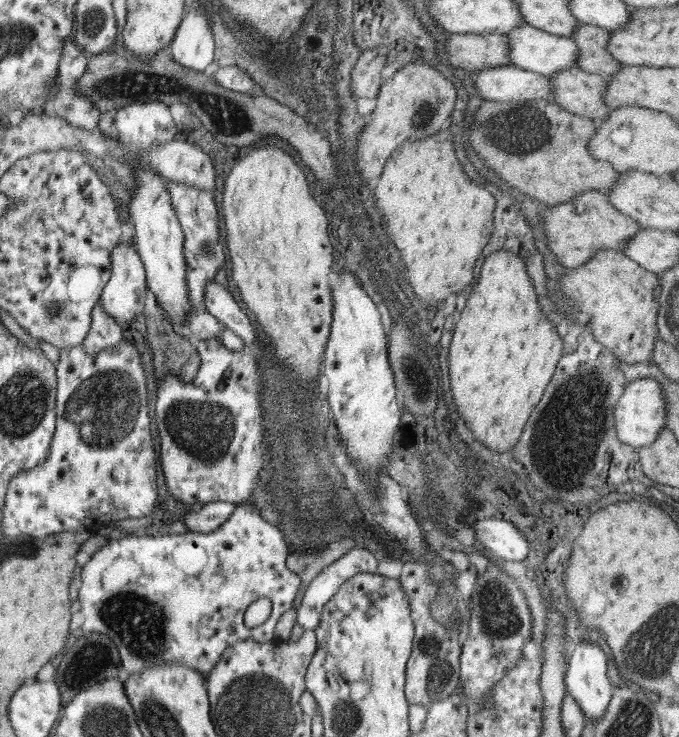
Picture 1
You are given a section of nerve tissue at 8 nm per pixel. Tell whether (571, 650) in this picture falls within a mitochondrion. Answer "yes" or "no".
no

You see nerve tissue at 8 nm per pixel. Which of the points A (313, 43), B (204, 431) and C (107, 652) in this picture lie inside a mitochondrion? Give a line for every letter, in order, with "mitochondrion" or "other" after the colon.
A: other
B: mitochondrion
C: mitochondrion

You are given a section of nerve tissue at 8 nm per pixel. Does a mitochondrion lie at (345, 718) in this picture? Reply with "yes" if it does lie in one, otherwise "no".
yes

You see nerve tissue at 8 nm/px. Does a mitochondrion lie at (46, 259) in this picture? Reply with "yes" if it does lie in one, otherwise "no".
no

